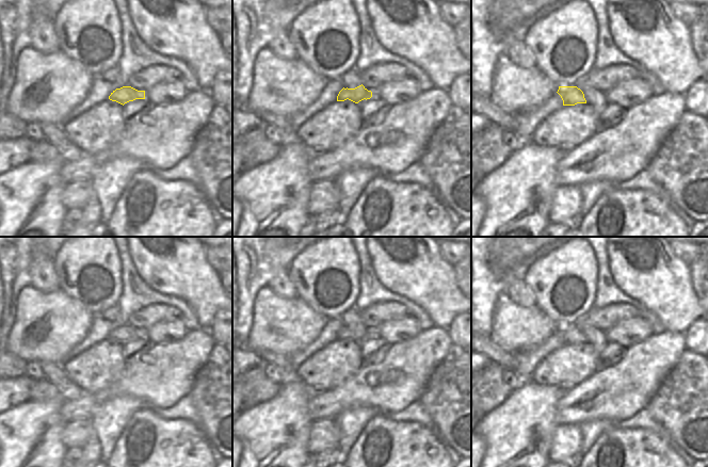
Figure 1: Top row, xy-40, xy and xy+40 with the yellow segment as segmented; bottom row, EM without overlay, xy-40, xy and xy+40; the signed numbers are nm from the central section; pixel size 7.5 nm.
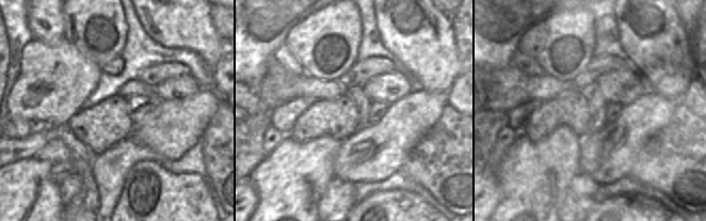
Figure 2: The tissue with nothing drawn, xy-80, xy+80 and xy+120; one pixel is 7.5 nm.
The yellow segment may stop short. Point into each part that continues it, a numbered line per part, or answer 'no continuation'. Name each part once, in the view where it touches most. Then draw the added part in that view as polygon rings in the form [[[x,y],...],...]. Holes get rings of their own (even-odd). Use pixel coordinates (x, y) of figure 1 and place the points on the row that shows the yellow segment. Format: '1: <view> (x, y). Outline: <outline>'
no continuation.

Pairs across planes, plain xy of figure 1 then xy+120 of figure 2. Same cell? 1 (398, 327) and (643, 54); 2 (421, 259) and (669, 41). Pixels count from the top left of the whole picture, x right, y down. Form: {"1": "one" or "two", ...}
{"1": "two", "2": "one"}

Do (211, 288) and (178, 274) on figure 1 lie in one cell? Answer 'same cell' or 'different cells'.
same cell

